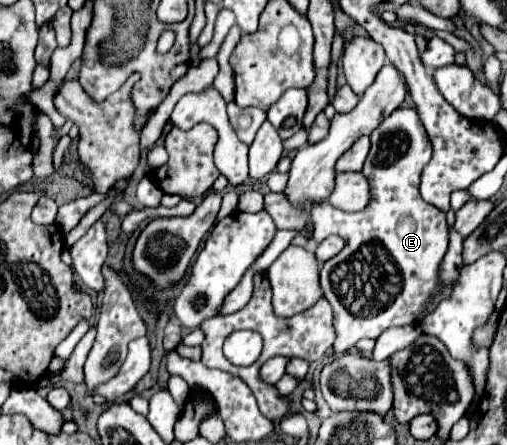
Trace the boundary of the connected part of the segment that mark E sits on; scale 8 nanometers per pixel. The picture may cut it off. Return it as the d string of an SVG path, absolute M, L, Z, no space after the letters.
M395 108L371 134L371 152L363 166L363 176L371 188L371 202L361 212L341 212L329 202L315 204L311 210L314 224L314 246L324 237L341 236L345 248L321 268L321 288L323 296L333 308L335 326L335 354L343 354L349 346L357 344L361 338L379 338L391 326L419 324L429 312L433 312L439 302L447 300L455 284L441 280L441 262L447 252L447 222L445 212L427 204L419 194L419 178L425 164L431 160L431 142L423 130L423 122L415 108Z

